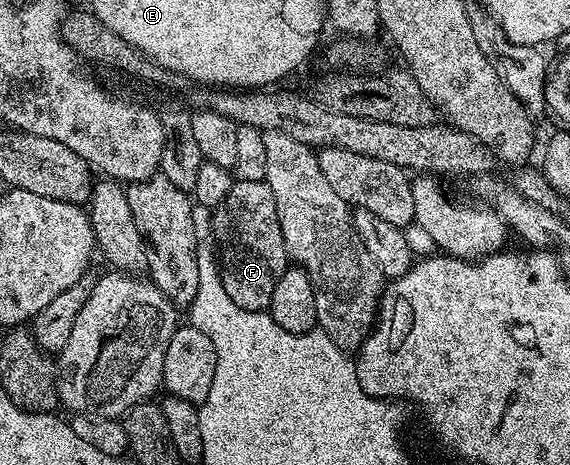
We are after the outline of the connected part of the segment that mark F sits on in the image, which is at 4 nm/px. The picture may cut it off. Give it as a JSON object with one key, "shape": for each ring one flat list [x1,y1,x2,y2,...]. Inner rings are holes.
{"shape":[[235,179,229,195,212,210,211,220,217,244,217,266,225,293,229,293,233,305,241,305,241,309,267,311,273,301,273,289,277,289,281,273,289,266,273,189,269,189,266,181]]}

